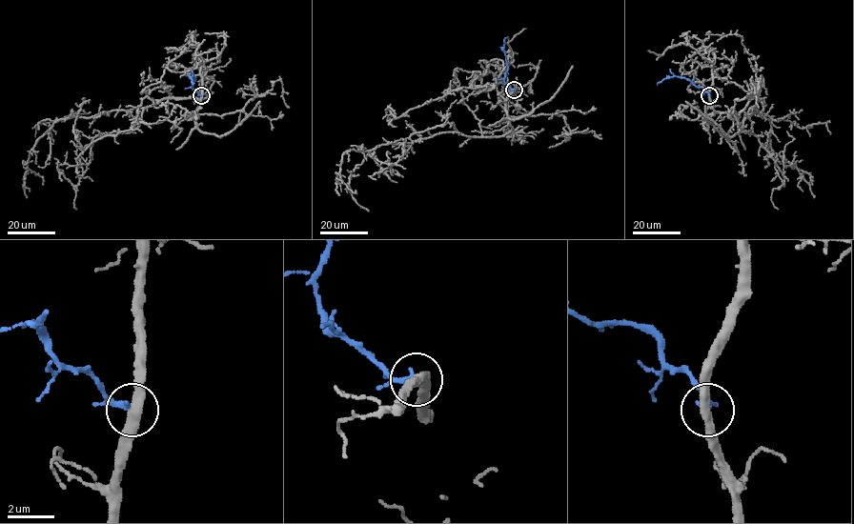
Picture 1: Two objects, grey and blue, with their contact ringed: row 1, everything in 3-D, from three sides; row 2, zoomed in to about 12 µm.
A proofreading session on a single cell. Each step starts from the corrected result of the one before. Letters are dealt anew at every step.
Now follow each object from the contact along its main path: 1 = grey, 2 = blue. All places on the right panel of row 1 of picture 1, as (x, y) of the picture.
1: (709, 96), (715, 110), (735, 115), (757, 98), (751, 108), (769, 120), (769, 146), (798, 170), (814, 197)
2: (709, 96), (701, 87), (679, 76), (666, 77), (657, 83)

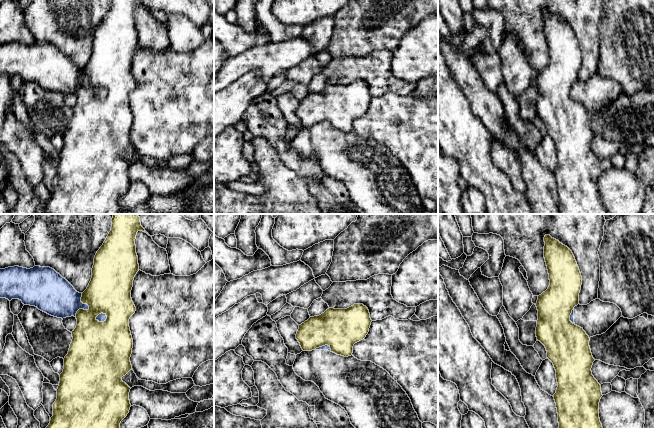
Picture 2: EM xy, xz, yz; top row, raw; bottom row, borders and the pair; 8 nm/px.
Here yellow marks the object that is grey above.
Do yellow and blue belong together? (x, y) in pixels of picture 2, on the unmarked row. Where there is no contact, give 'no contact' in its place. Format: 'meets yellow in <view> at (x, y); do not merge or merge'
meets yellow in xy at (89, 84); do not merge

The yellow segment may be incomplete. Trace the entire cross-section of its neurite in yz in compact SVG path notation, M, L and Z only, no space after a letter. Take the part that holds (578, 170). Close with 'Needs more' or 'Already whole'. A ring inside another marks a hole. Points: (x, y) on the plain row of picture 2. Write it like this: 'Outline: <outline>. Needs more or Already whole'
Outline: M550 11L544 13L544 34L549 50L548 65L538 72L535 80L538 86L536 113L546 124L547 134L553 139L556 146L558 163L554 170L559 199L559 214L608 214L599 194L599 178L602 171L601 161L592 151L592 141L595 135L589 122L590 114L583 104L570 97L570 91L579 80L579 69L582 61L582 52L572 27Z. Already whole

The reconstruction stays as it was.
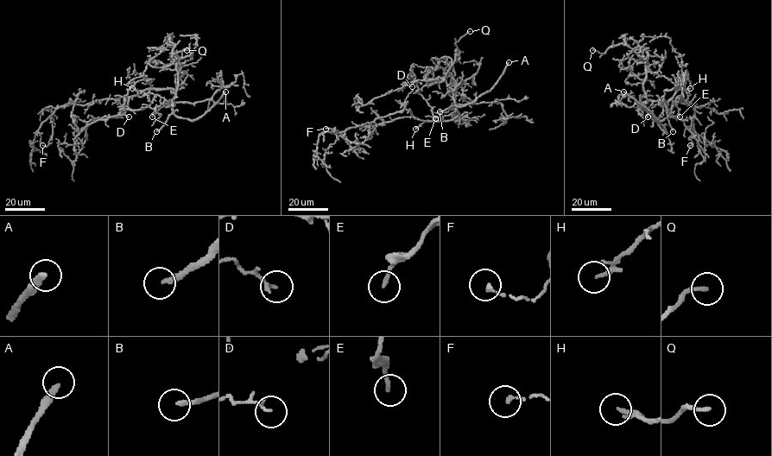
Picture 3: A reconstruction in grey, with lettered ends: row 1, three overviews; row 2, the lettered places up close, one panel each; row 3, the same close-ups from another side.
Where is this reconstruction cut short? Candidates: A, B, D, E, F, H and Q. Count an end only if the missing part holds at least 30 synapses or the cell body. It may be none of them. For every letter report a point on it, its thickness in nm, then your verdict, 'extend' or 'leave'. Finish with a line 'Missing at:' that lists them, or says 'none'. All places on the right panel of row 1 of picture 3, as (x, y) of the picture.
A: (623, 91) | 280 nm | extend
B: (673, 131) | 200 nm | extend
D: (648, 117) | 160 nm | leave
E: (680, 117) | 170 nm | leave
F: (690, 145) | 170 nm | leave
H: (690, 88) | 130 nm | extend
Q: (592, 50) | 180 nm | leave
Missing at: A, B, H

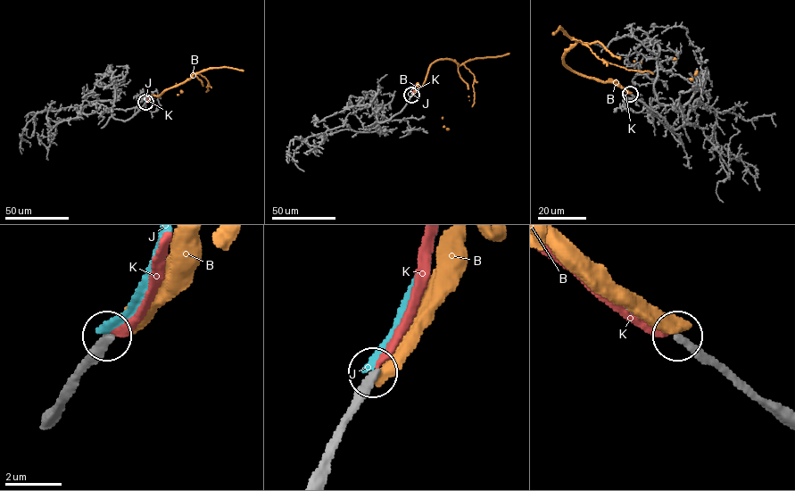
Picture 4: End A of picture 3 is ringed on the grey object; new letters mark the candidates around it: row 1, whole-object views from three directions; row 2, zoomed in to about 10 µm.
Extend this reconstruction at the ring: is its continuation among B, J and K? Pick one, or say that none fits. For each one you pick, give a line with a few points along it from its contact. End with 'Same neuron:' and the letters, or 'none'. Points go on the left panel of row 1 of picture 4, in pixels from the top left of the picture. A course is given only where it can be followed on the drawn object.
Same neuron: none

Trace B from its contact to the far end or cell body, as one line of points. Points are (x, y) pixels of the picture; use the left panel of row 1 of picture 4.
B: (145, 102), (195, 73), (203, 77), (209, 83), (206, 92), (182, 90)

